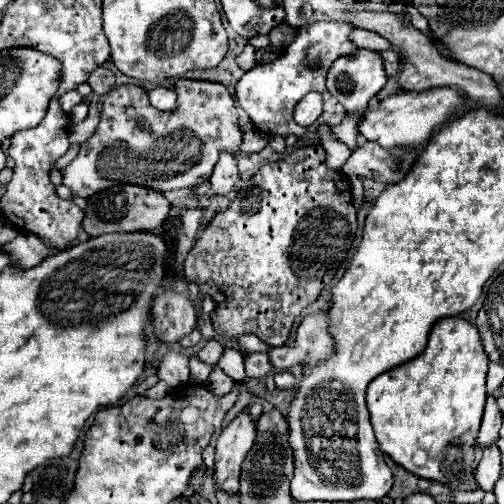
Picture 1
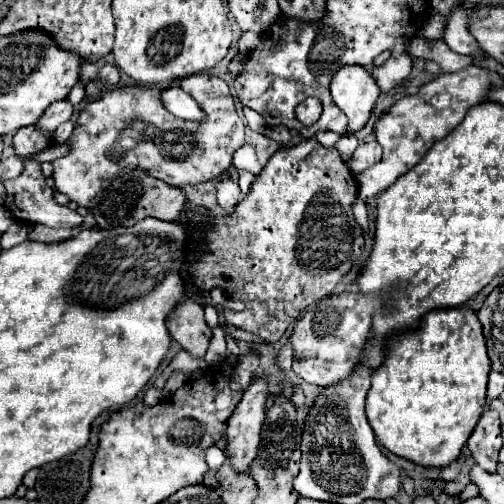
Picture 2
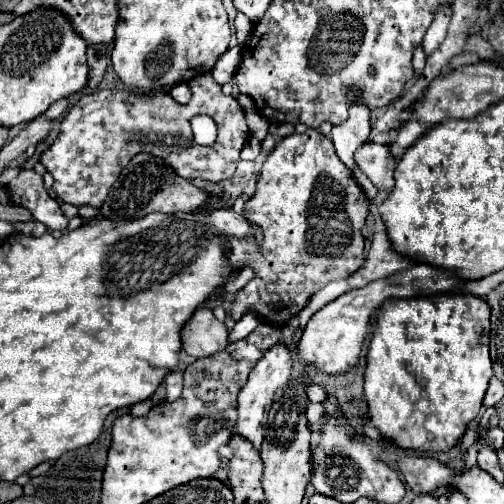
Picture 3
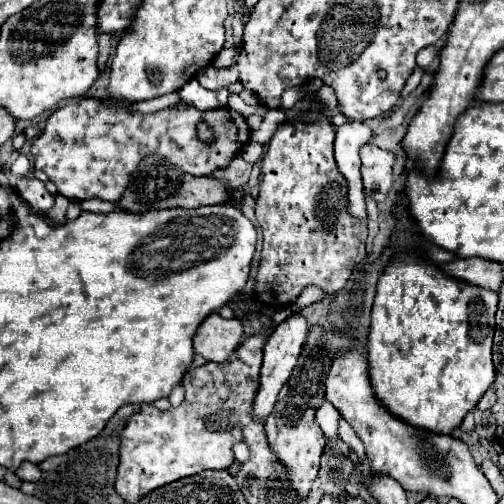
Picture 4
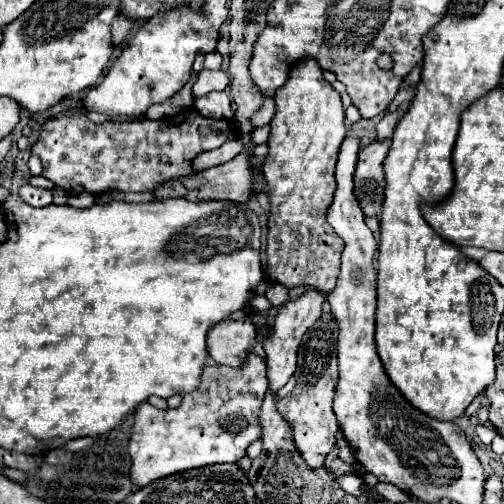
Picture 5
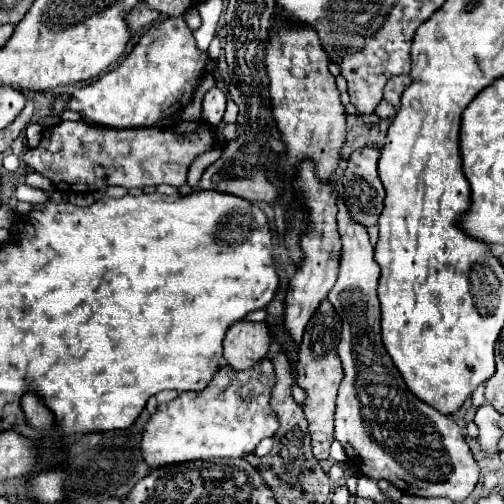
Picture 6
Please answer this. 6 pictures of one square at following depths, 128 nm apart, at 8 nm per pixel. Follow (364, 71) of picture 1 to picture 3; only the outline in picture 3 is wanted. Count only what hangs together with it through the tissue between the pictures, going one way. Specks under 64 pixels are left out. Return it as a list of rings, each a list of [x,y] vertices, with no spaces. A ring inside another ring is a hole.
[[[350,86],[346,92],[350,104],[350,116],[344,124],[334,126],[330,138],[336,146],[338,158],[352,170],[354,168],[354,152],[368,140],[370,136],[370,108],[358,100],[358,88]]]

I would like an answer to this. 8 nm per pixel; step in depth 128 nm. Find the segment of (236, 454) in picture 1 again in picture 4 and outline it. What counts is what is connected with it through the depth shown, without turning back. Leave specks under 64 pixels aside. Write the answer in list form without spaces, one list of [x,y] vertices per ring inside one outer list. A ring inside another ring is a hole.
[[[292,314],[286,322],[282,322],[272,332],[270,340],[264,346],[264,362],[262,362],[262,370],[260,370],[260,386],[258,386],[258,392],[256,392],[254,400],[252,400],[252,418],[254,420],[266,420],[266,416],[272,412],[280,388],[286,384],[286,380],[290,378],[290,374],[292,374],[292,370],[294,370],[294,366],[298,362],[298,356],[300,356],[306,334],[308,334],[308,324],[306,324],[306,318],[302,314]]]

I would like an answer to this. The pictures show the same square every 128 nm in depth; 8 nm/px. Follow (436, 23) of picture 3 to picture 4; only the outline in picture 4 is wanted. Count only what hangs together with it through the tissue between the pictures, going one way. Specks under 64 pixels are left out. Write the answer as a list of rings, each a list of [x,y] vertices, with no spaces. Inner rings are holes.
[[[444,38],[442,40],[438,40],[436,44],[432,44],[432,46],[426,46],[426,48],[422,48],[420,52],[418,52],[418,66],[422,66],[424,70],[436,60],[436,56],[440,54],[440,50],[444,48]]]

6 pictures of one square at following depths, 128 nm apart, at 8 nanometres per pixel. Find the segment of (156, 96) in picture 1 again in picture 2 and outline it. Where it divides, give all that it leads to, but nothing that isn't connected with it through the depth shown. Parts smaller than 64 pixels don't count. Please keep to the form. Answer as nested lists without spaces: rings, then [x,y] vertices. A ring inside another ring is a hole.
[[[174,86],[174,88],[162,90],[160,100],[168,112],[174,112],[176,116],[180,116],[184,120],[190,116],[190,96],[182,88]]]

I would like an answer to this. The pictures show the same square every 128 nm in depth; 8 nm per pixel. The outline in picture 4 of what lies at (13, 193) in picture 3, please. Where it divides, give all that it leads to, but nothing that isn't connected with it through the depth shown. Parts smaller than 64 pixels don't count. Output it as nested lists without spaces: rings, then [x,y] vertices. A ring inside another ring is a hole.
[[[18,178],[16,192],[26,204],[30,204],[32,208],[38,208],[42,212],[46,212],[54,206],[54,198],[48,194],[44,182],[40,182],[38,178]]]

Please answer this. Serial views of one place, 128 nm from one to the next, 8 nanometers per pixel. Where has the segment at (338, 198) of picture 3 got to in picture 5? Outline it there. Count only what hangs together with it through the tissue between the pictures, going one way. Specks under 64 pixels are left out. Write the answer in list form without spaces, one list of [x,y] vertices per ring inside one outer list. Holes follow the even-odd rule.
[[[304,60],[292,68],[288,82],[276,92],[274,102],[278,110],[270,122],[272,132],[268,138],[266,162],[262,166],[262,174],[268,182],[268,200],[270,200],[264,278],[268,282],[276,282],[286,288],[306,286],[306,288],[316,288],[322,294],[328,294],[336,286],[340,274],[340,254],[344,250],[344,240],[330,228],[326,220],[336,190],[336,178],[334,178],[336,156],[346,136],[342,100],[340,94],[332,90],[332,86],[324,80],[320,66],[314,60]]]

